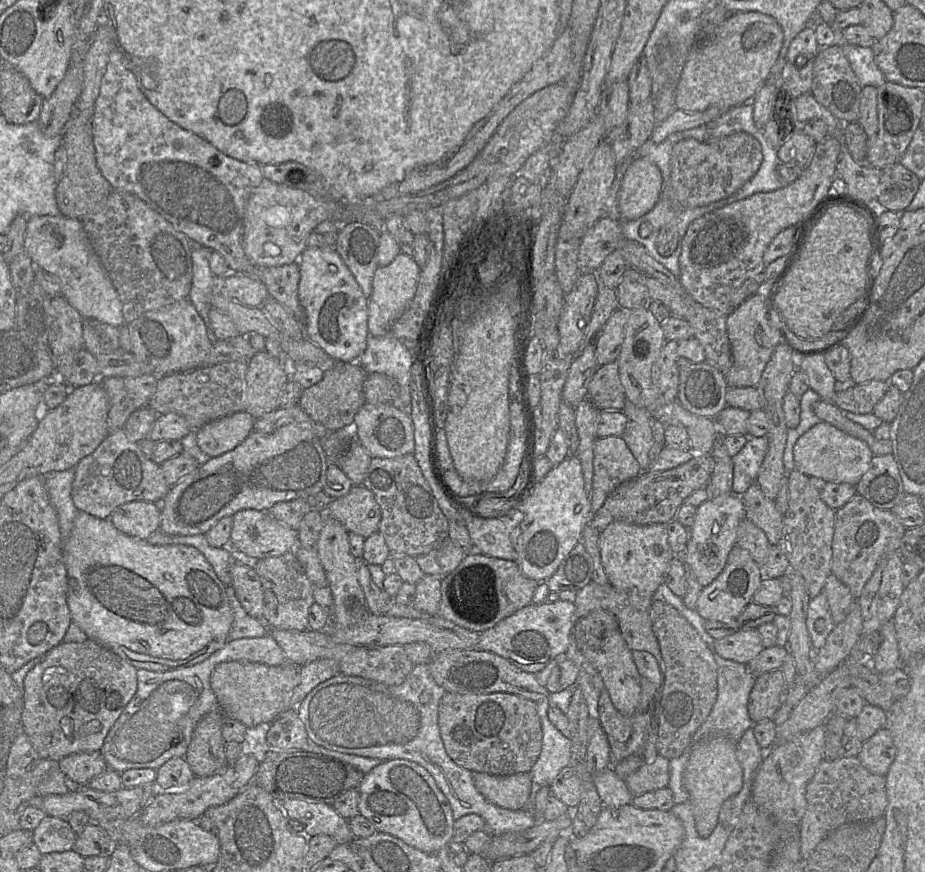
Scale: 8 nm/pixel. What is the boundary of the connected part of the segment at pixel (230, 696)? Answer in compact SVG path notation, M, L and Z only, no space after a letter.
M241 661L223 662L212 672L211 689L225 717L238 720L250 728L261 723L272 723L289 710L292 691L299 683L299 670L300 666L291 662L279 666Z

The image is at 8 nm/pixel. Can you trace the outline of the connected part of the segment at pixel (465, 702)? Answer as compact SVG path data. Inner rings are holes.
M446 692L438 705L438 726L447 755L471 772L495 776L529 773L541 752L542 729L536 702L515 694Z

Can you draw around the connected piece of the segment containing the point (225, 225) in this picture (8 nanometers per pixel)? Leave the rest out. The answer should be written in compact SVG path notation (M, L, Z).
M121 51L119 53L113 53L112 60L109 64L109 70L106 70L105 68L105 72L101 79L99 94L95 100L91 124L93 130L93 143L95 147L96 163L102 175L110 183L113 190L127 192L139 197L149 207L160 214L165 220L170 222L176 230L184 233L190 239L190 241L195 241L206 249L213 249L217 251L225 259L231 273L245 274L260 280L266 286L269 293L269 298L283 305L299 322L301 322L302 325L304 325L304 310L302 309L298 299L298 283L300 278L298 263L294 262L275 267L258 266L249 260L243 248L242 238L246 204L251 194L260 185L262 179L264 178L260 170L260 165L266 164L247 163L227 156L197 134L183 129L177 124L171 122L148 101L148 99L139 89L136 78L126 66L126 62Z

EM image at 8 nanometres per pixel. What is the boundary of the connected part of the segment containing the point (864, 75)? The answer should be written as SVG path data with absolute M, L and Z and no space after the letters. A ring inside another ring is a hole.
M836 30L836 43L842 46L861 86L882 86L886 79L876 64L872 48L847 43L842 36L842 31Z

